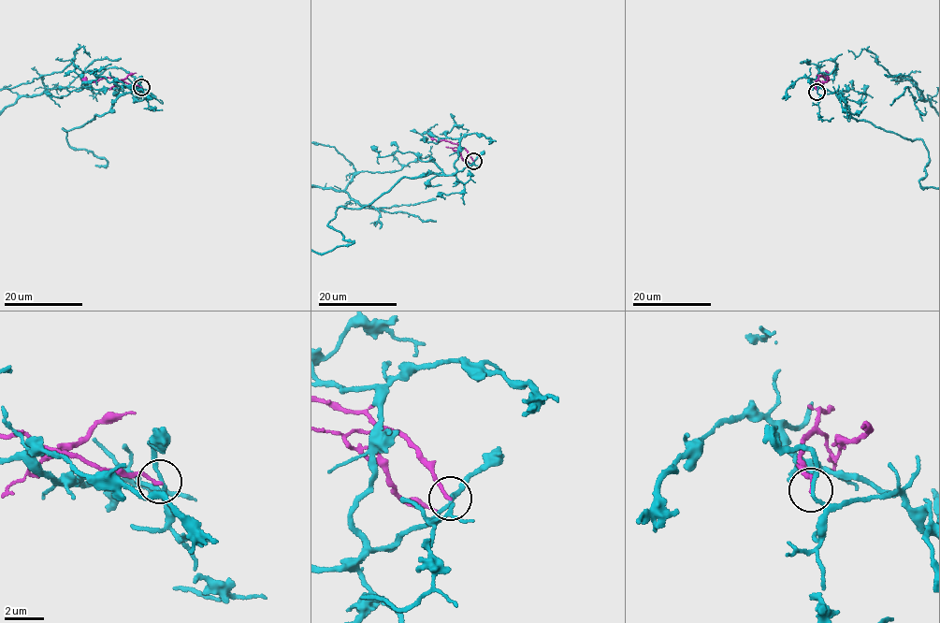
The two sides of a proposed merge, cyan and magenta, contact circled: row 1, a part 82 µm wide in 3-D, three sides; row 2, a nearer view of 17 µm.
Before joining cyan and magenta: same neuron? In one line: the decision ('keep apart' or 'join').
keep apart

